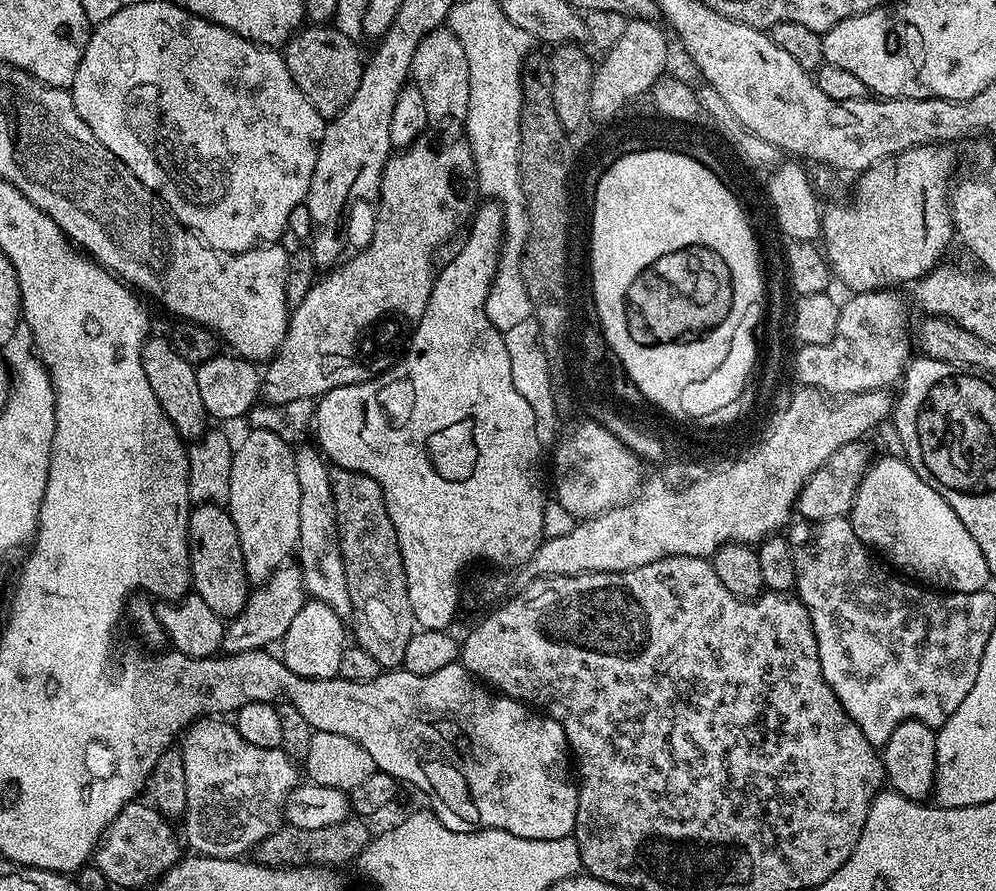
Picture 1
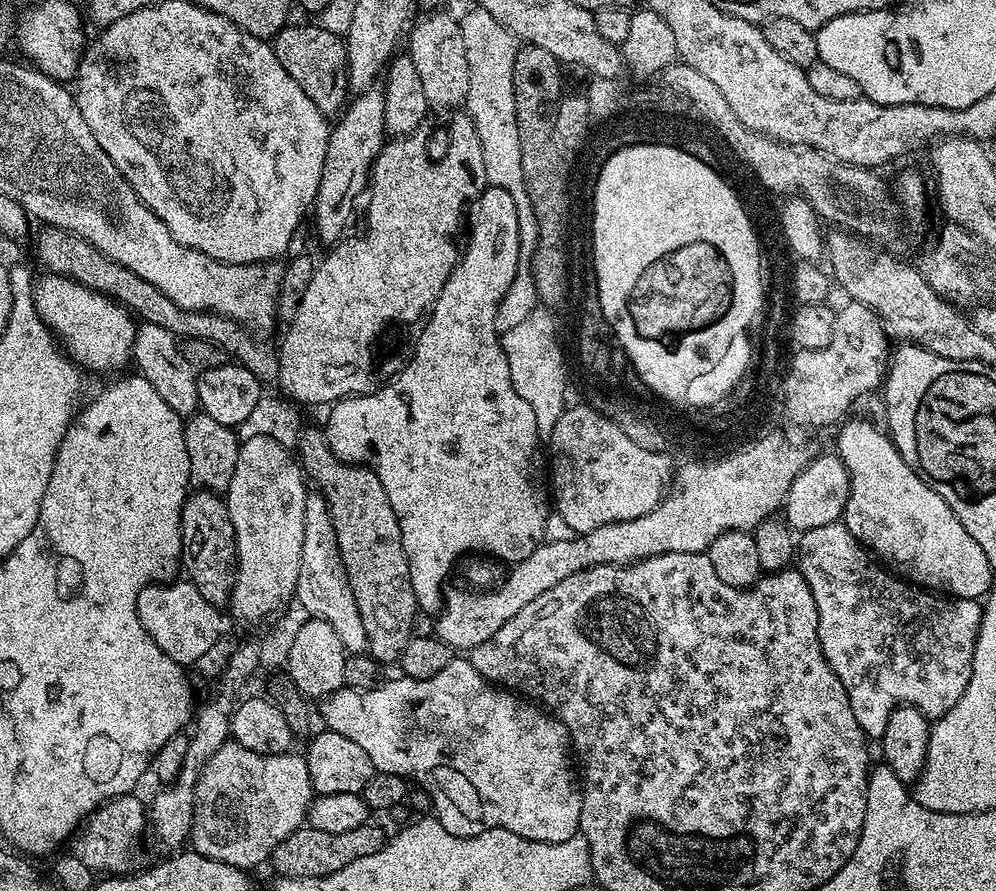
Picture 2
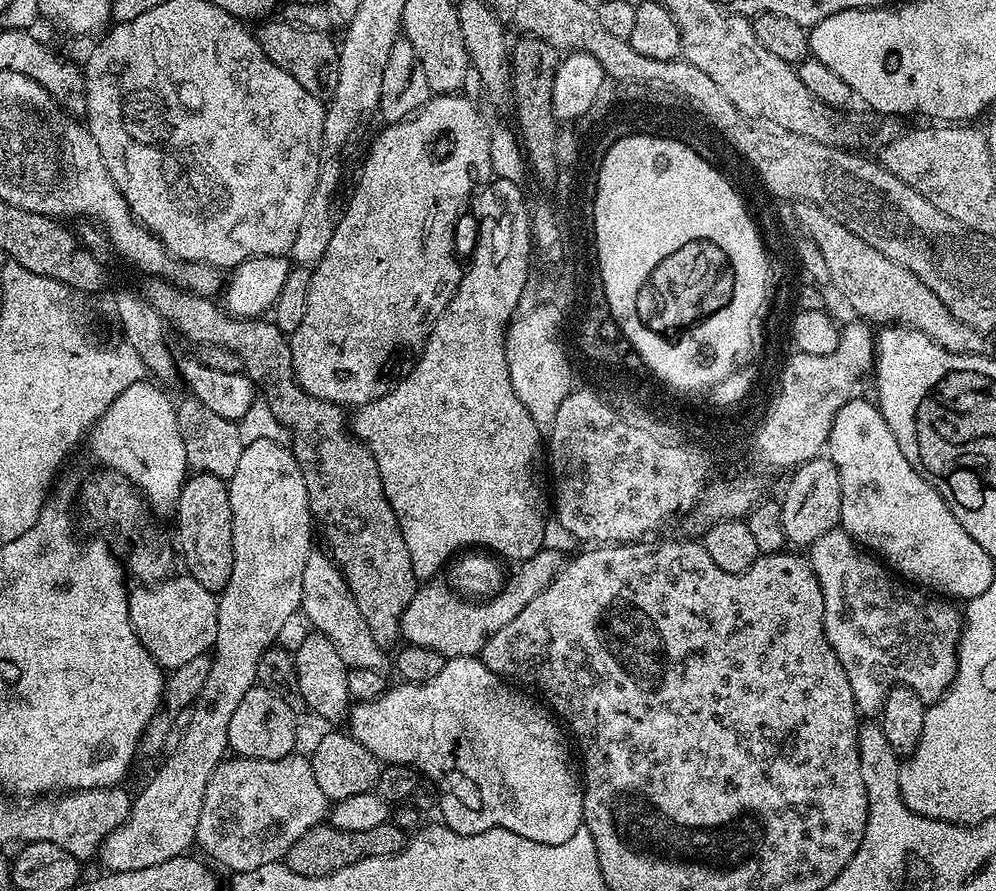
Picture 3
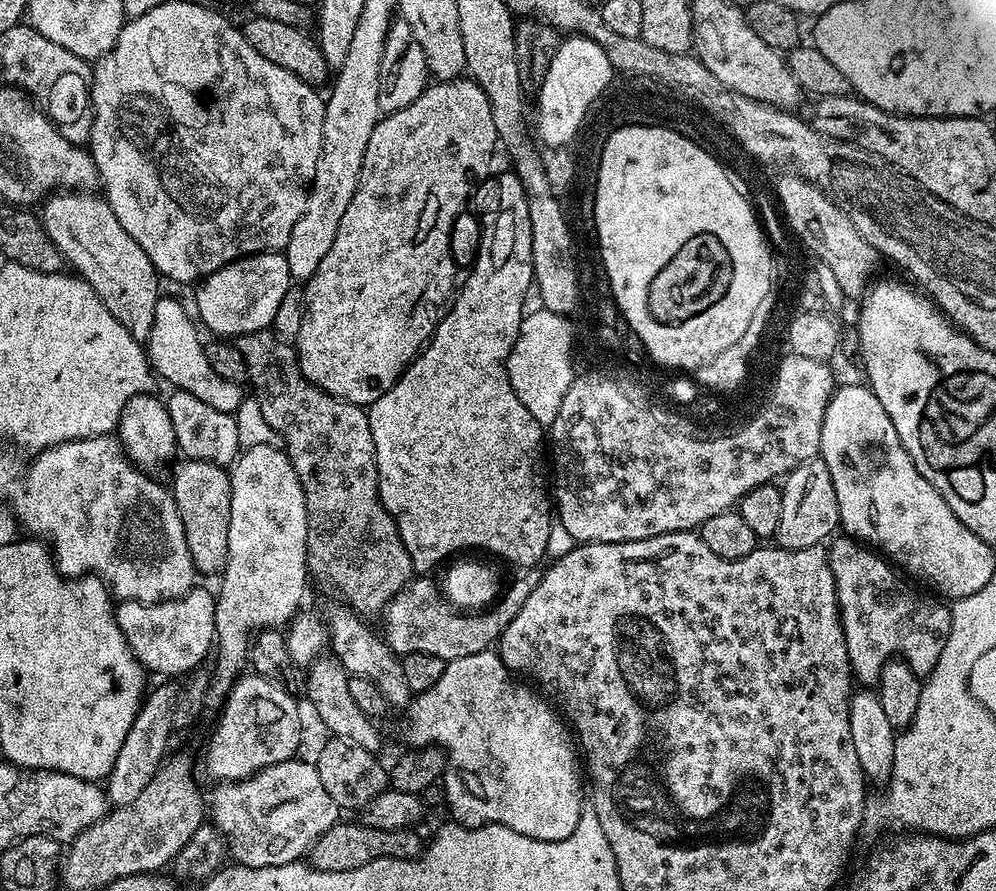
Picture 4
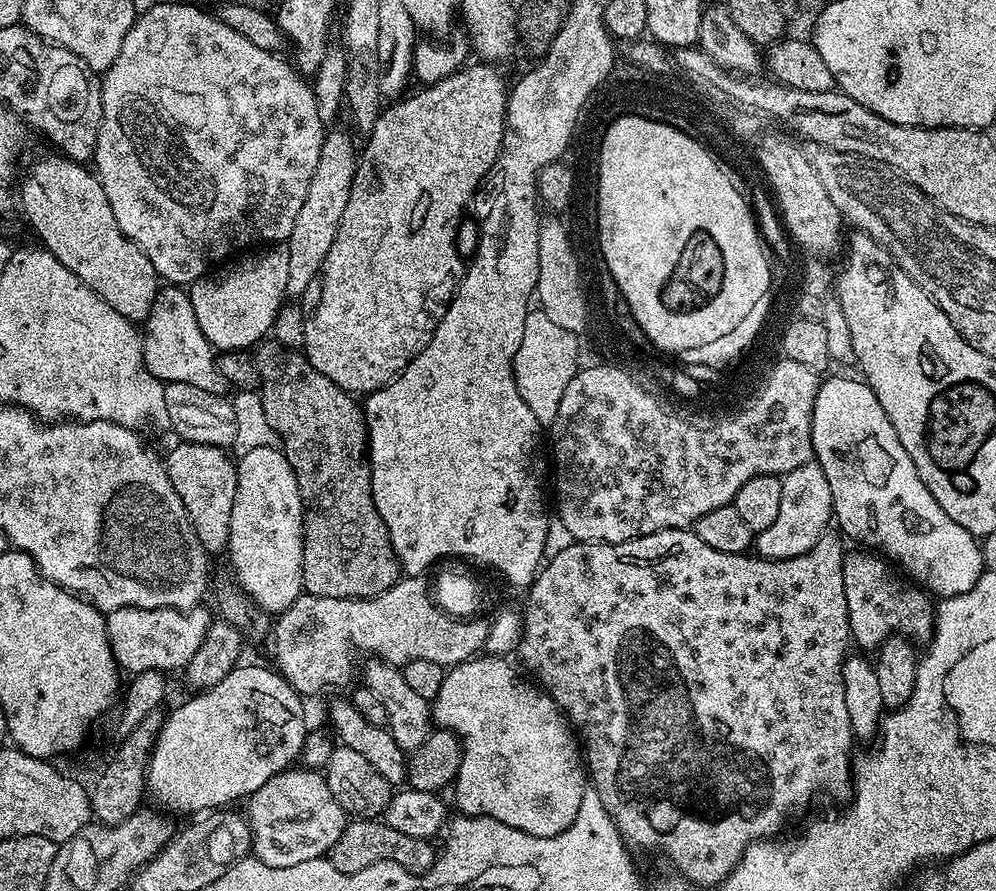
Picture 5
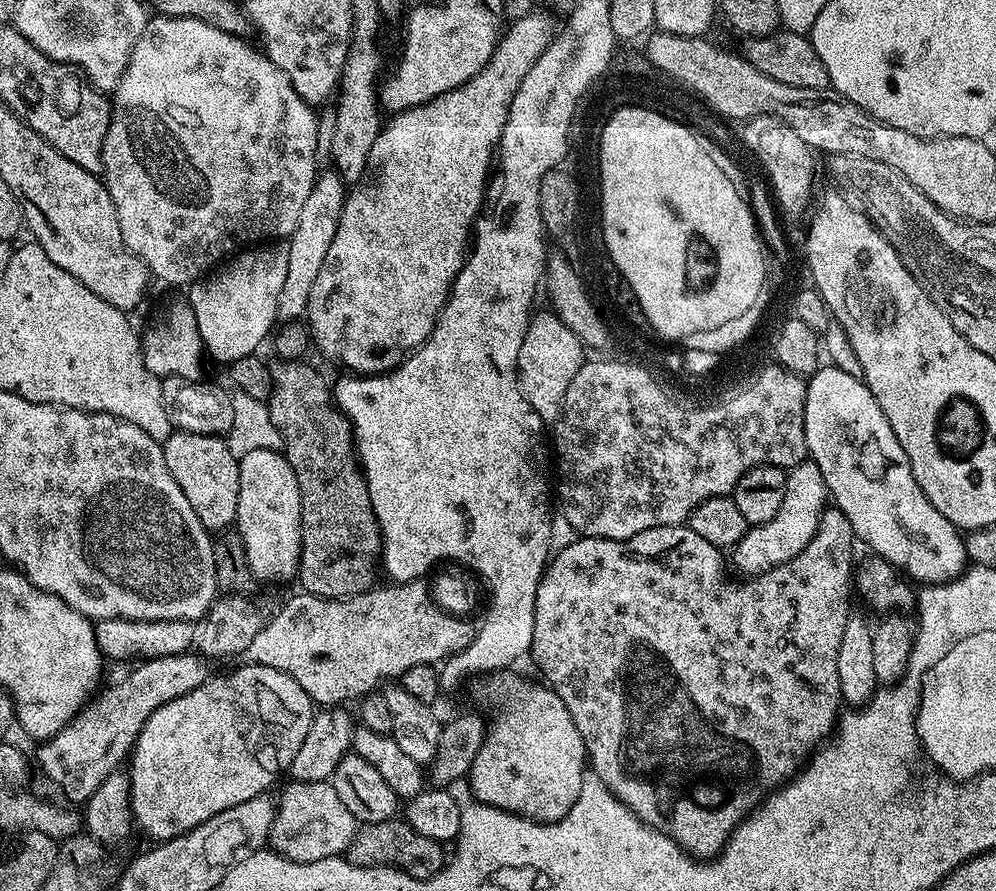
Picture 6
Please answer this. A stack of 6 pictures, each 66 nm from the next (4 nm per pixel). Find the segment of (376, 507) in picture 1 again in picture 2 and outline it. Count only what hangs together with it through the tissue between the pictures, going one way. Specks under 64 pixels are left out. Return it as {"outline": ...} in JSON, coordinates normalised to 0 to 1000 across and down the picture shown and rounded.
{"outline":[[[309,478],[302,484],[299,516],[306,535],[317,542],[314,544],[329,565],[339,599],[339,617],[347,635],[347,649],[351,649],[351,662],[355,662],[355,676],[359,676],[359,689],[363,689],[363,703],[367,703],[368,735],[383,746],[397,746],[416,712],[414,704],[418,700],[420,684],[396,568],[392,568],[384,541],[380,541],[380,532],[366,522],[341,516],[320,479]]]}

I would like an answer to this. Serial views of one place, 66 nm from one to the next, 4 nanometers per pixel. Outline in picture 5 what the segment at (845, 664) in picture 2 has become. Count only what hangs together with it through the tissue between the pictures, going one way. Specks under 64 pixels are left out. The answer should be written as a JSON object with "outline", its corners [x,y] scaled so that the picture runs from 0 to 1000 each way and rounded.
{"outline":[[[871,617],[859,618],[863,620],[852,618],[848,623],[845,635],[845,658],[849,658],[851,708],[858,726],[860,723],[863,726],[860,728],[879,730],[890,715],[897,712],[909,714],[917,721],[935,718],[937,709],[940,708],[937,670],[919,654],[901,645],[891,627]]]}

